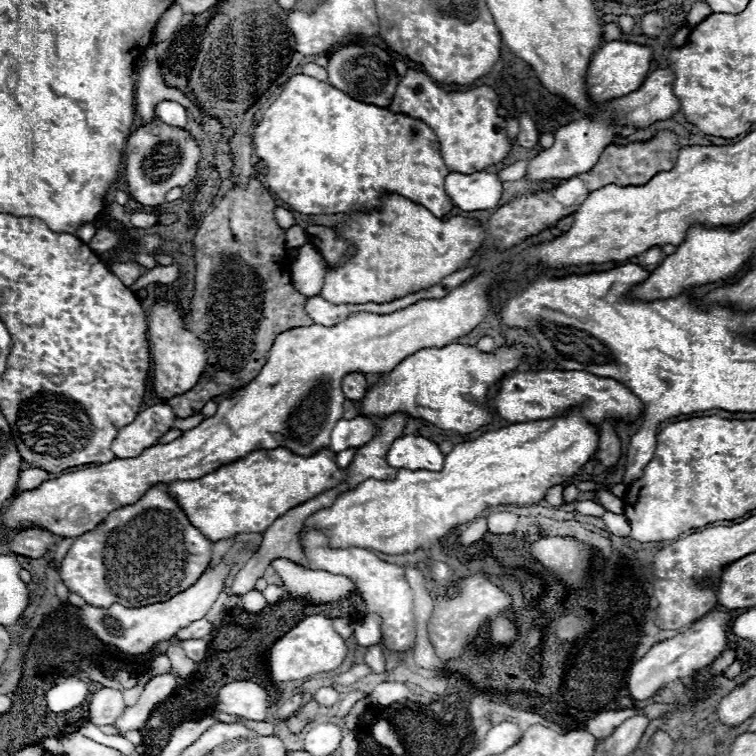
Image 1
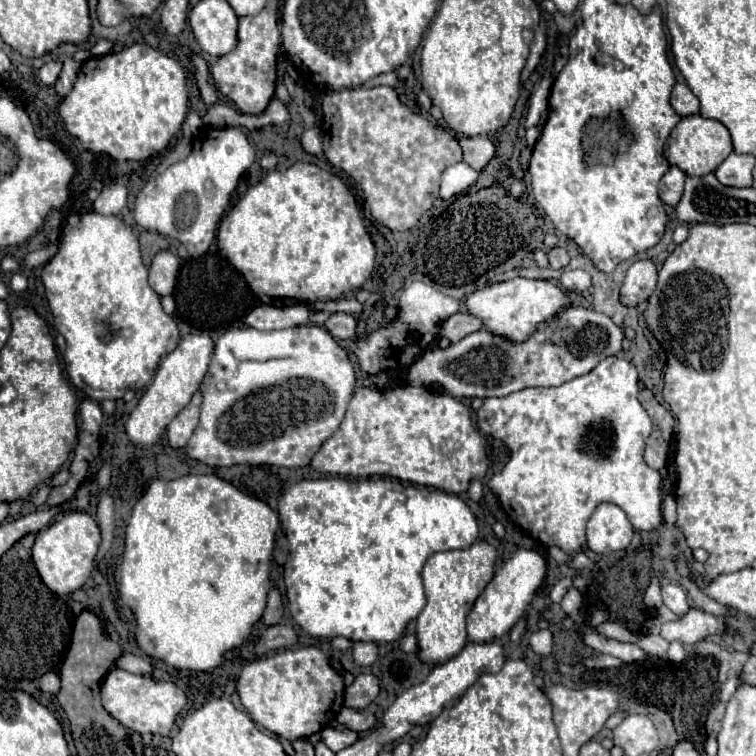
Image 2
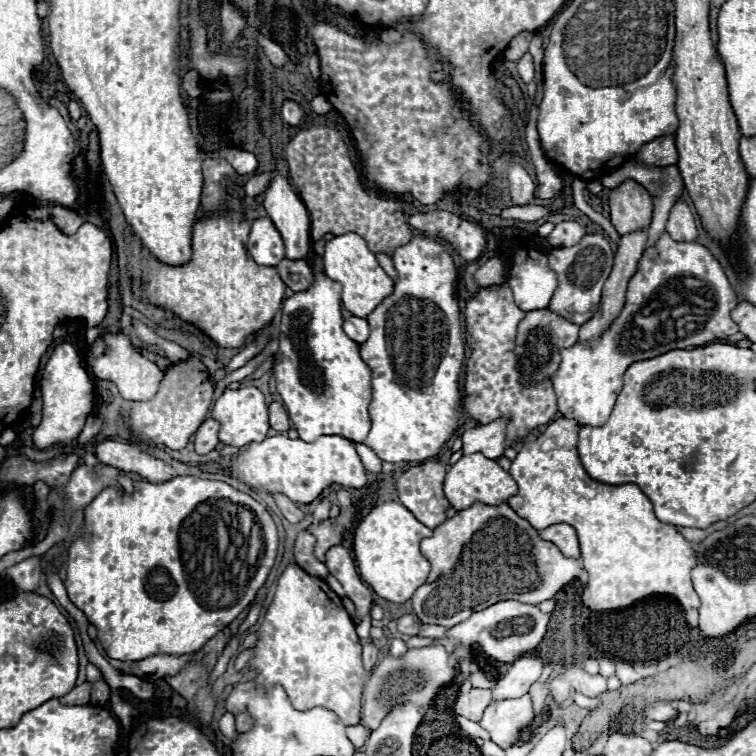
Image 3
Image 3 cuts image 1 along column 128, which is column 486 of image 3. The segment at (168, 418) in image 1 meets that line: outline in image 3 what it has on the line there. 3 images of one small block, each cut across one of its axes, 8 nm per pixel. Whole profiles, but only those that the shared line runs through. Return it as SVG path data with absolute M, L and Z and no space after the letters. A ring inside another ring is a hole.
M498 418L488 424L478 424L474 428L464 430L462 440L464 440L464 454L474 454L480 452L486 458L500 458L504 454L504 444L506 444L506 426L508 418Z

